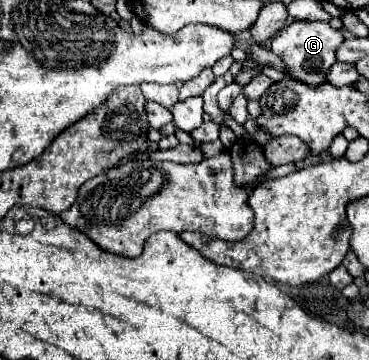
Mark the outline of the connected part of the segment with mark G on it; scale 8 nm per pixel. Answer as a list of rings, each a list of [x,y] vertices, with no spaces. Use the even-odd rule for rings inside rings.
[[[293,21],[283,27],[271,41],[271,51],[281,57],[285,63],[287,75],[295,81],[301,81],[309,87],[319,87],[327,81],[327,73],[331,65],[337,63],[337,49],[345,41],[343,31],[333,29],[325,21]]]

